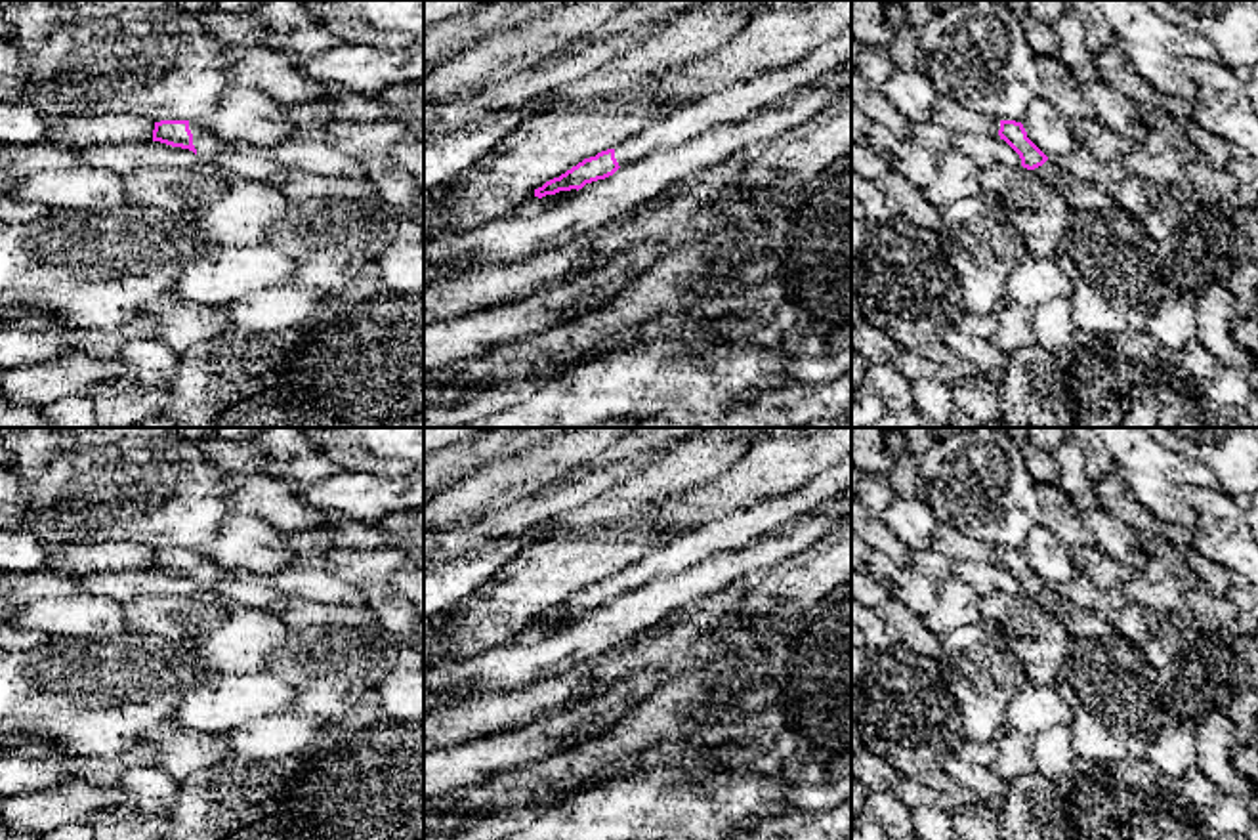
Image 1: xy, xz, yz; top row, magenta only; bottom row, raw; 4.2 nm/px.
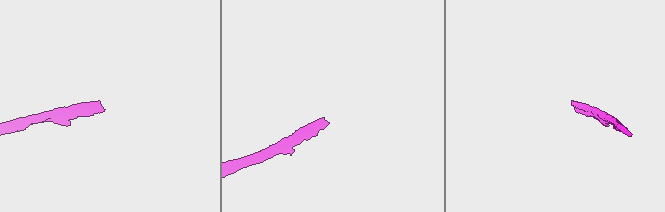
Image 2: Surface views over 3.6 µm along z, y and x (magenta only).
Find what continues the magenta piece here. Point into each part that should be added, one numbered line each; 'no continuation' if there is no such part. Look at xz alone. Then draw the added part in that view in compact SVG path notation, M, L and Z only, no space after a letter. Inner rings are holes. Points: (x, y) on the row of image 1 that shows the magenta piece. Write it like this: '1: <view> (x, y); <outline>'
1: xz (737, 102); M851 25L836 38L815 48L802 61L769 71L754 80L735 84L725 92L712 94L697 105L670 116L649 122L639 132L615 145L619 166L628 166L655 151L670 149L723 122L741 122L754 111L762 111L786 94L804 90L821 78L834 74L851 59Z

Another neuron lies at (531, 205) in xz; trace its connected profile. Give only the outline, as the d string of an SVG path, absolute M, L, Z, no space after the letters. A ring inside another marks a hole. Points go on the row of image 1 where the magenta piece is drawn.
M577 189L571 191L559 191L556 195L546 195L538 199L535 191L519 204L515 206L508 216L533 216L538 214L540 210L559 204L567 199L573 199L577 195Z

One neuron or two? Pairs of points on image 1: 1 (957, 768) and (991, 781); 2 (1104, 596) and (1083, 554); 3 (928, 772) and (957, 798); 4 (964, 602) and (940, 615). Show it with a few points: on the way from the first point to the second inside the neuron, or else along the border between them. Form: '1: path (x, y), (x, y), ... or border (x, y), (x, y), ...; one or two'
1: path (964, 774), (984, 781); one
2: border (1079, 571), (1102, 587), (1119, 590); two
3: border (903, 777), (942, 791), (951, 789); two
4: path (959, 606), (945, 615); one

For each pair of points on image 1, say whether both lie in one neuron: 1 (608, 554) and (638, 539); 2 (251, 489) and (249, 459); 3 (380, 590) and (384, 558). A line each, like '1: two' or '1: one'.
1: one
2: two
3: two

